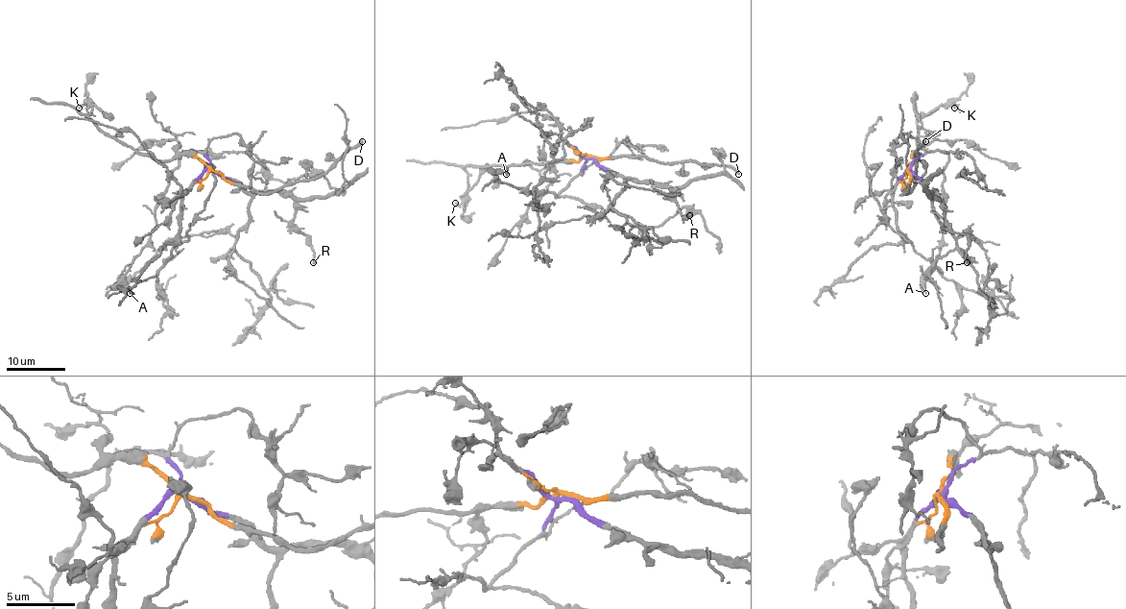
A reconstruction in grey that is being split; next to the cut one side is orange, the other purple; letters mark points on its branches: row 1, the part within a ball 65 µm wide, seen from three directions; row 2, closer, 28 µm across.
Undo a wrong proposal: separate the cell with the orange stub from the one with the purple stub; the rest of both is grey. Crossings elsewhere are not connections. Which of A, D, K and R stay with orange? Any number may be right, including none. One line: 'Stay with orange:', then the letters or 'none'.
Stay with orange: D, K

